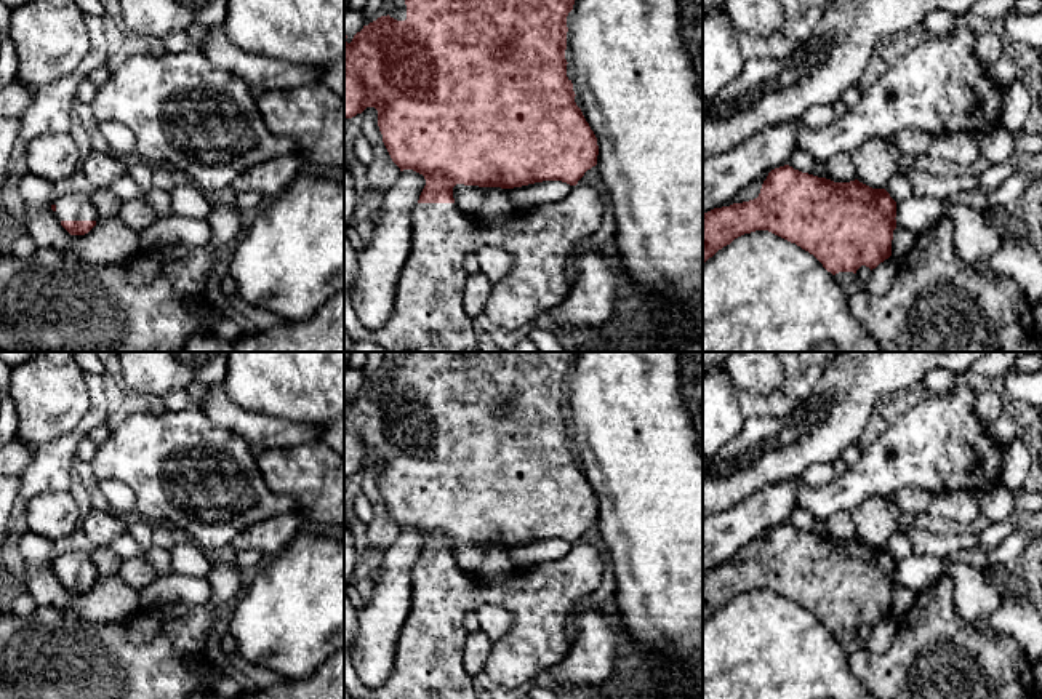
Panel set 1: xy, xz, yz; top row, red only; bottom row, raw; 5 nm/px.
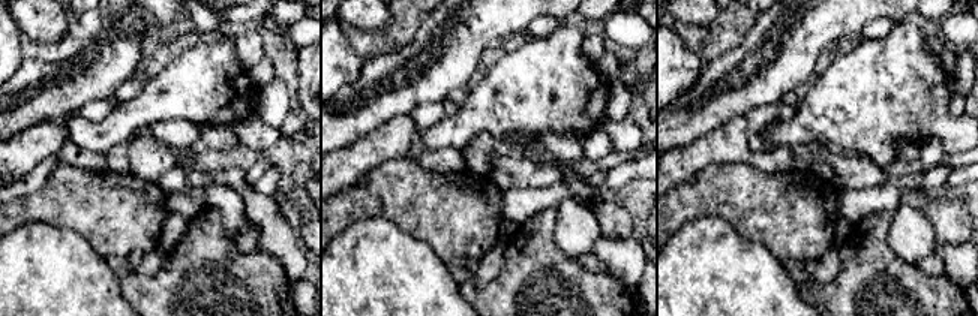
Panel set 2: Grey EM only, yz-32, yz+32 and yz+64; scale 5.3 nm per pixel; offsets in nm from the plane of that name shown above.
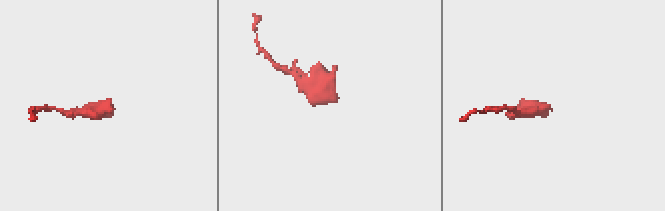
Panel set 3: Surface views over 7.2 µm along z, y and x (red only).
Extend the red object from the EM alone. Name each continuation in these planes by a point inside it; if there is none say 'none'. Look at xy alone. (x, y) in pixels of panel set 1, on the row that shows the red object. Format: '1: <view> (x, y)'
1: xy (74, 207)

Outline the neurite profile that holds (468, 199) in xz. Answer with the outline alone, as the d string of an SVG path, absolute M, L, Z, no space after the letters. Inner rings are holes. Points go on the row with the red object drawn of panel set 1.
M456 184L453 187L453 198L456 206L463 213L477 214L480 205L485 200L487 192L488 192L488 187Z

